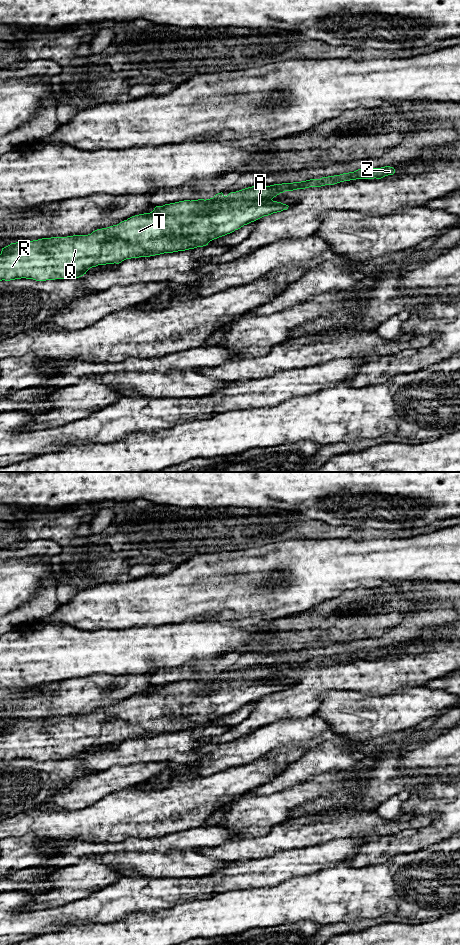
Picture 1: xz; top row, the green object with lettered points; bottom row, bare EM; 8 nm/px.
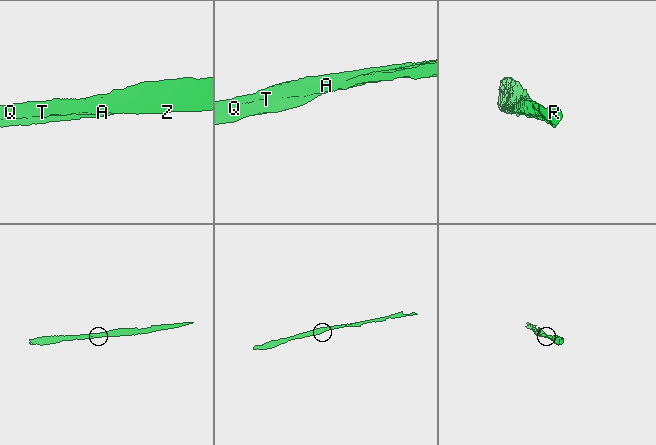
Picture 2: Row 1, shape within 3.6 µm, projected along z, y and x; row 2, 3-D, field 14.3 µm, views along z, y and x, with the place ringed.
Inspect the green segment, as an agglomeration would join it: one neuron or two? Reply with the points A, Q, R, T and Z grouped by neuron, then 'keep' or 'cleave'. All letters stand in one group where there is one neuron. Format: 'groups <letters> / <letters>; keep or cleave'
groups A Q R T Z; keep

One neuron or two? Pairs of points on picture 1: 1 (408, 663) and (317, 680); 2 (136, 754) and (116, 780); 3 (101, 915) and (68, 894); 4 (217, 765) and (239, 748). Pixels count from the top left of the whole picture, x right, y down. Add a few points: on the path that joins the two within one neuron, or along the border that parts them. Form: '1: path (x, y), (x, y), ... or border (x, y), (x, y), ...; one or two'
1: path (385, 675), (340, 677); one
2: border (151, 761), (113, 765), (105, 770); two
3: border (98, 889), (86, 897), (54, 906); two
4: path (222, 760), (227, 755), (234, 753); one

